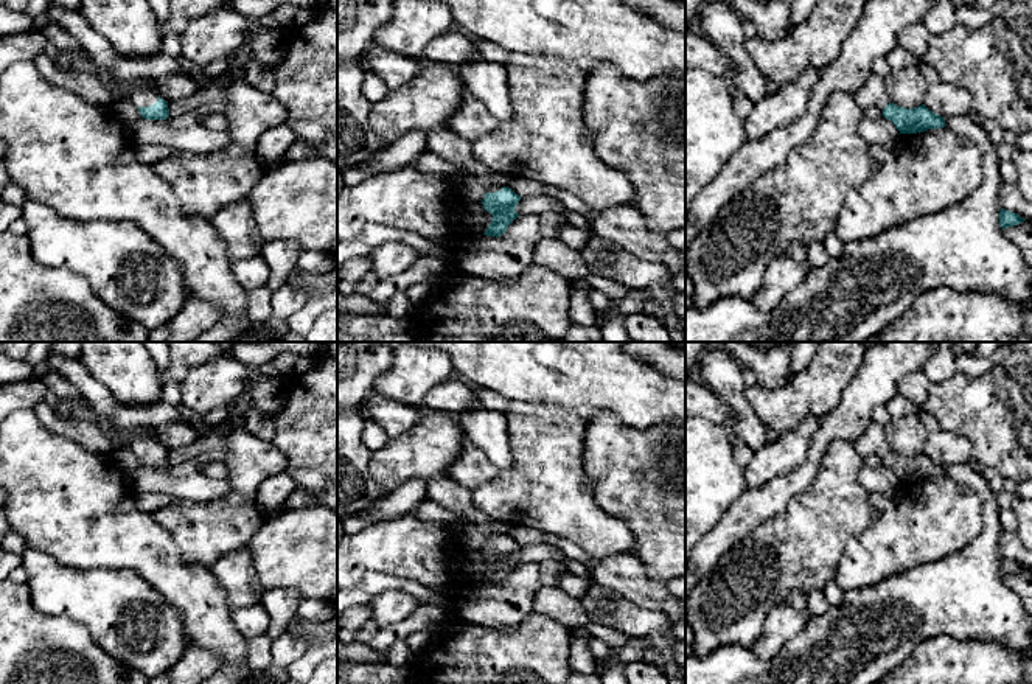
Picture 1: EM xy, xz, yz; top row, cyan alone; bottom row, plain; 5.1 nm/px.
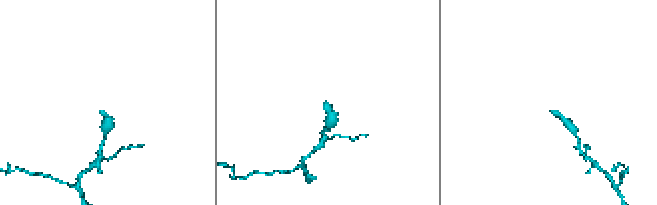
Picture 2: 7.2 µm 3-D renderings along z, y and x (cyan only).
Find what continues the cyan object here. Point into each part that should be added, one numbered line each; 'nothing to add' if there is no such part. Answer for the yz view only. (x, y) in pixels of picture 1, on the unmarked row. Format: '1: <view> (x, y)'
1: yz (872, 443)

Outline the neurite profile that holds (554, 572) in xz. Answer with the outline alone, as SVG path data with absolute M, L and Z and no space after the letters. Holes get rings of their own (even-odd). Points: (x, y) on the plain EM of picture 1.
M556 560L541 563L541 585L560 588L577 598L581 598L591 586L586 580L572 574L566 563Z

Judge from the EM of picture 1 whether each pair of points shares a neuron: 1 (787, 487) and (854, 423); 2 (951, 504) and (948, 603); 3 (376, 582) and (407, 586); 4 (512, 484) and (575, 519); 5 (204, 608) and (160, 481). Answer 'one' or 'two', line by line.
1: one
2: two
3: one
4: one
5: two

